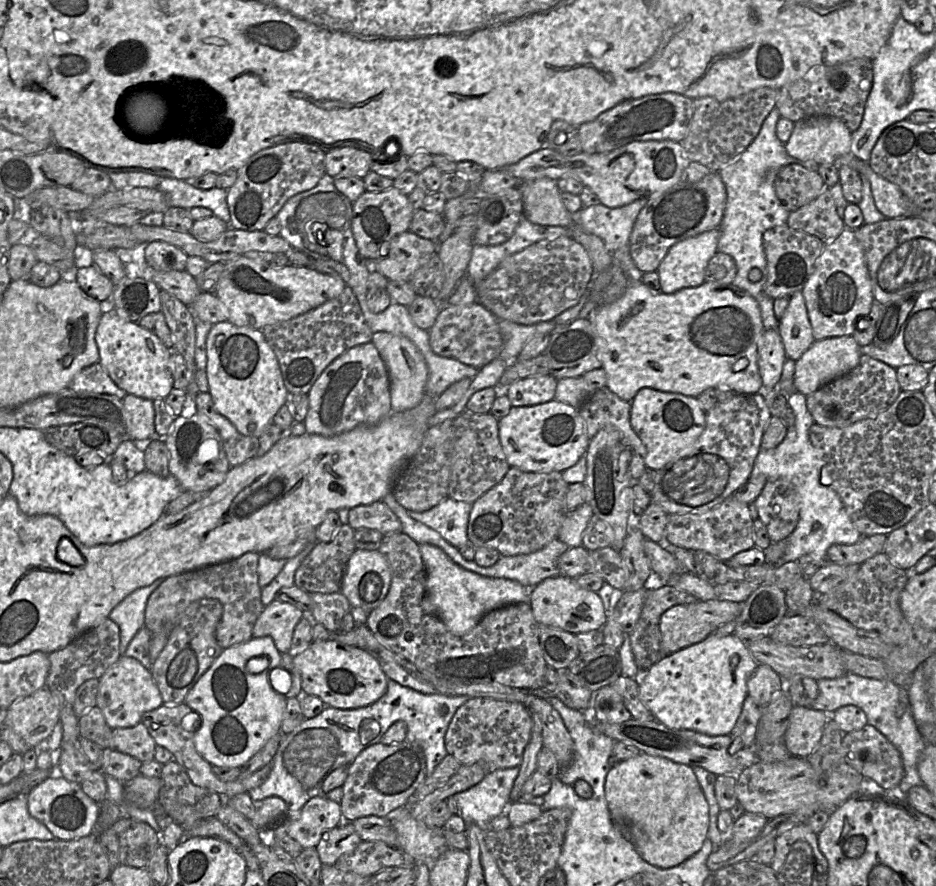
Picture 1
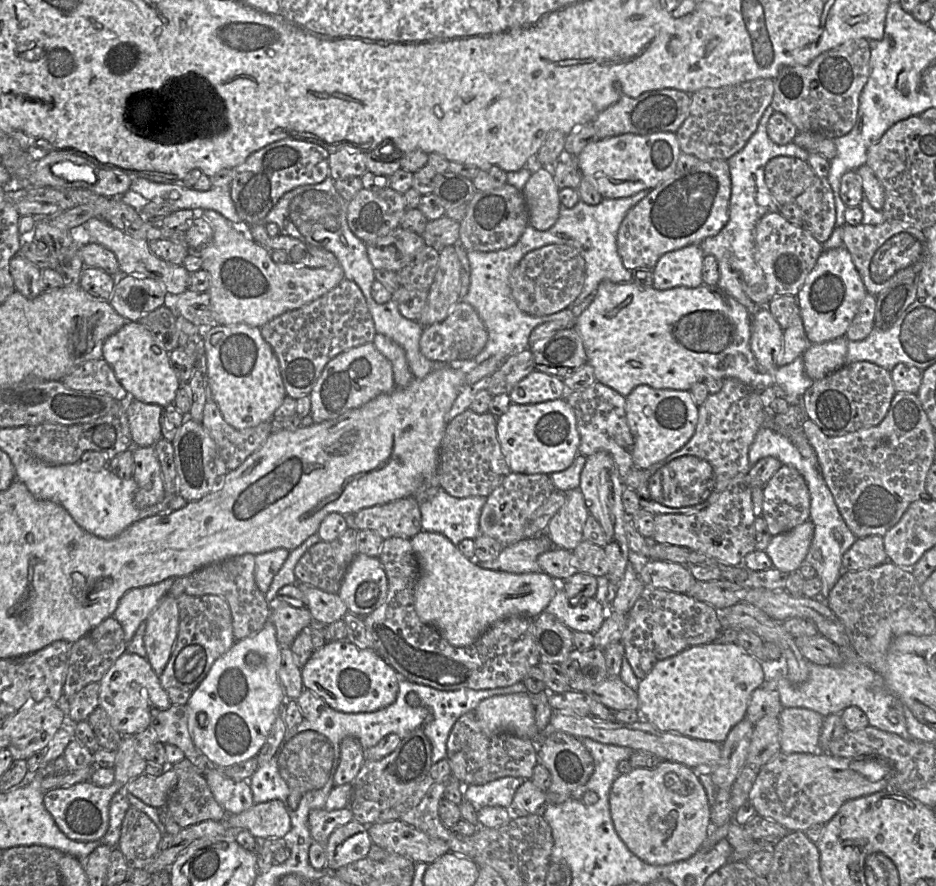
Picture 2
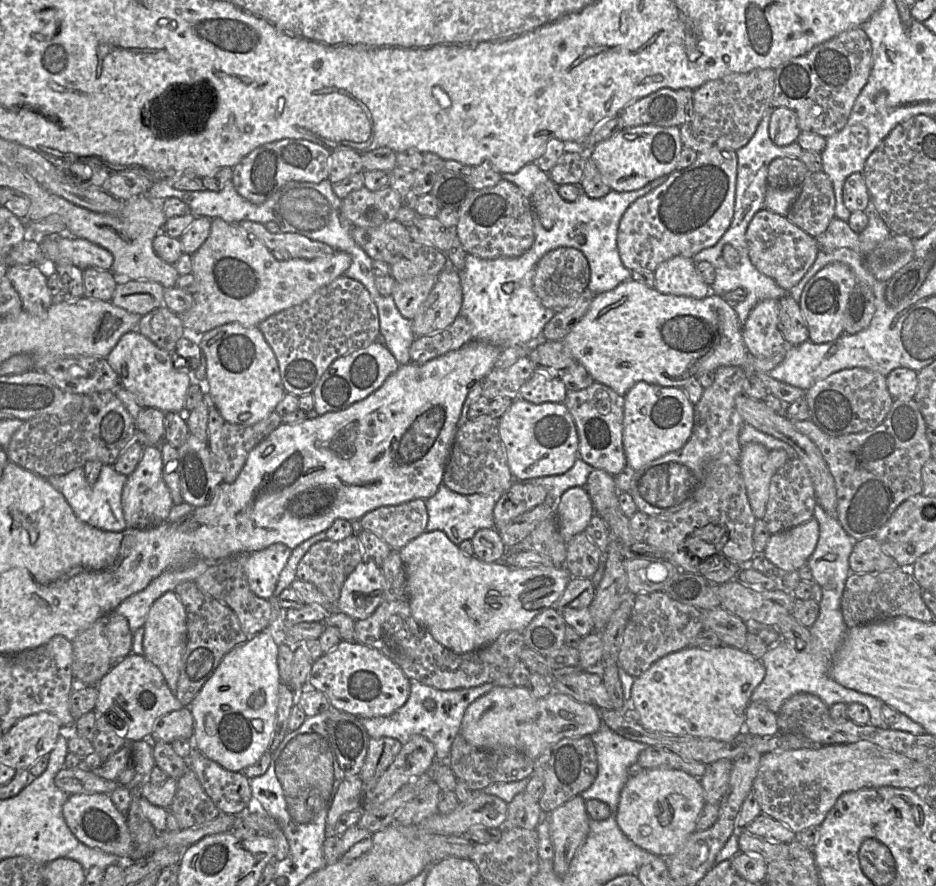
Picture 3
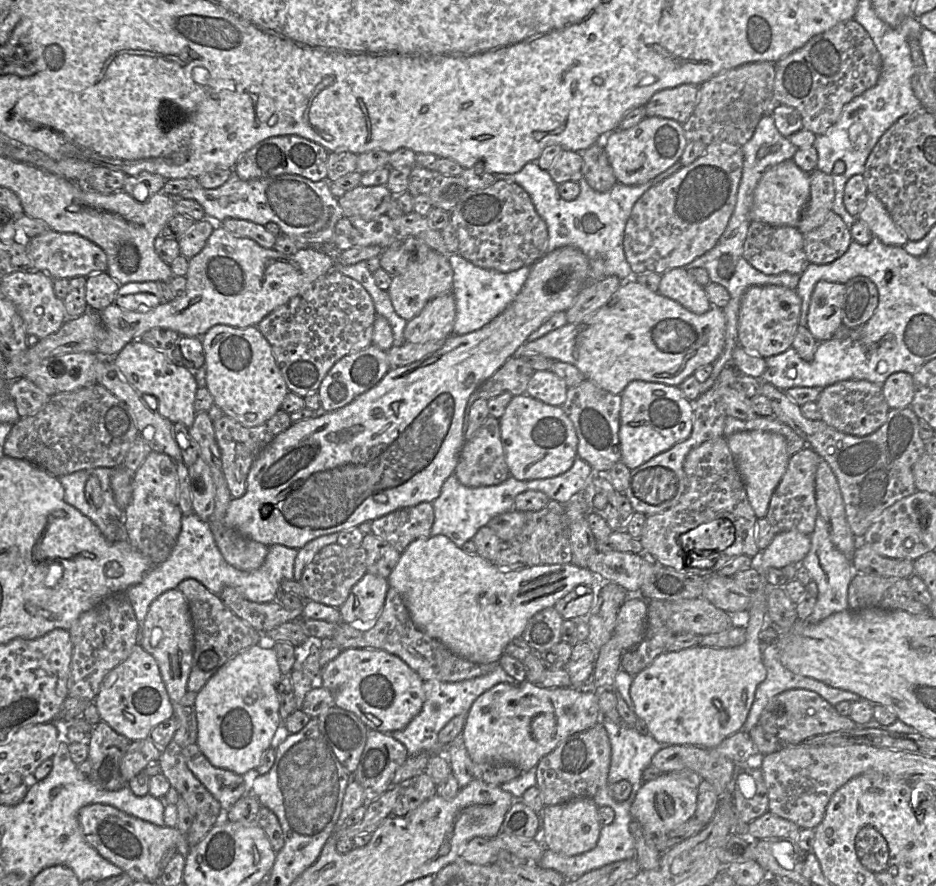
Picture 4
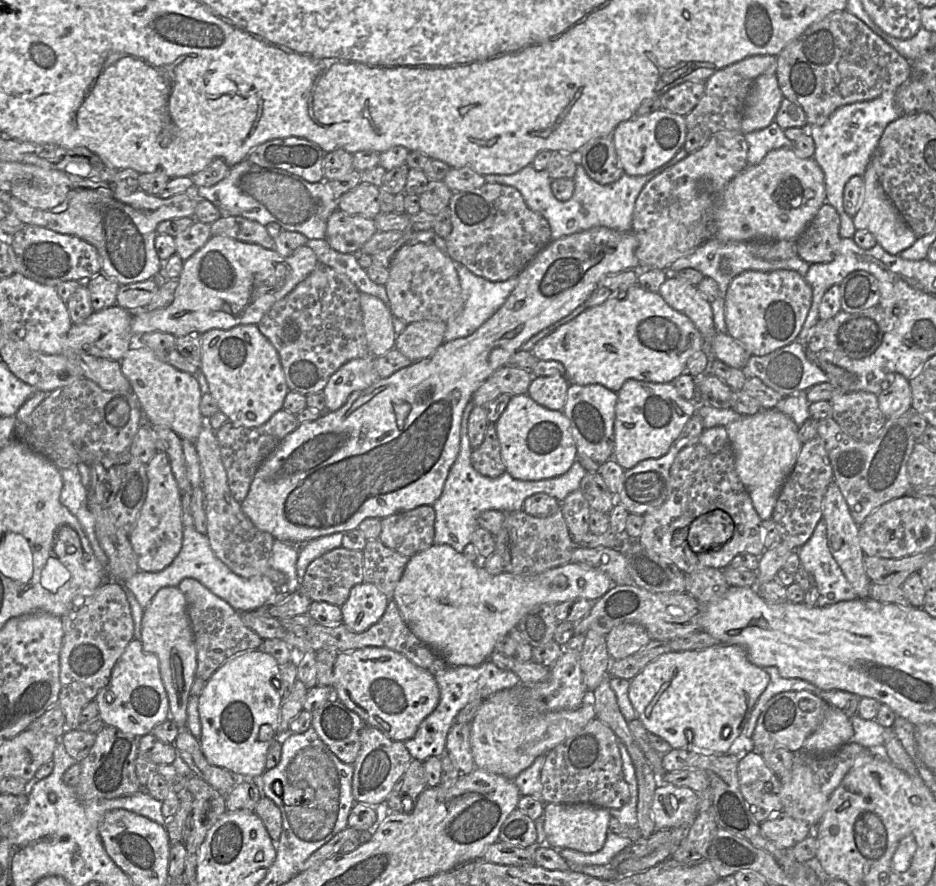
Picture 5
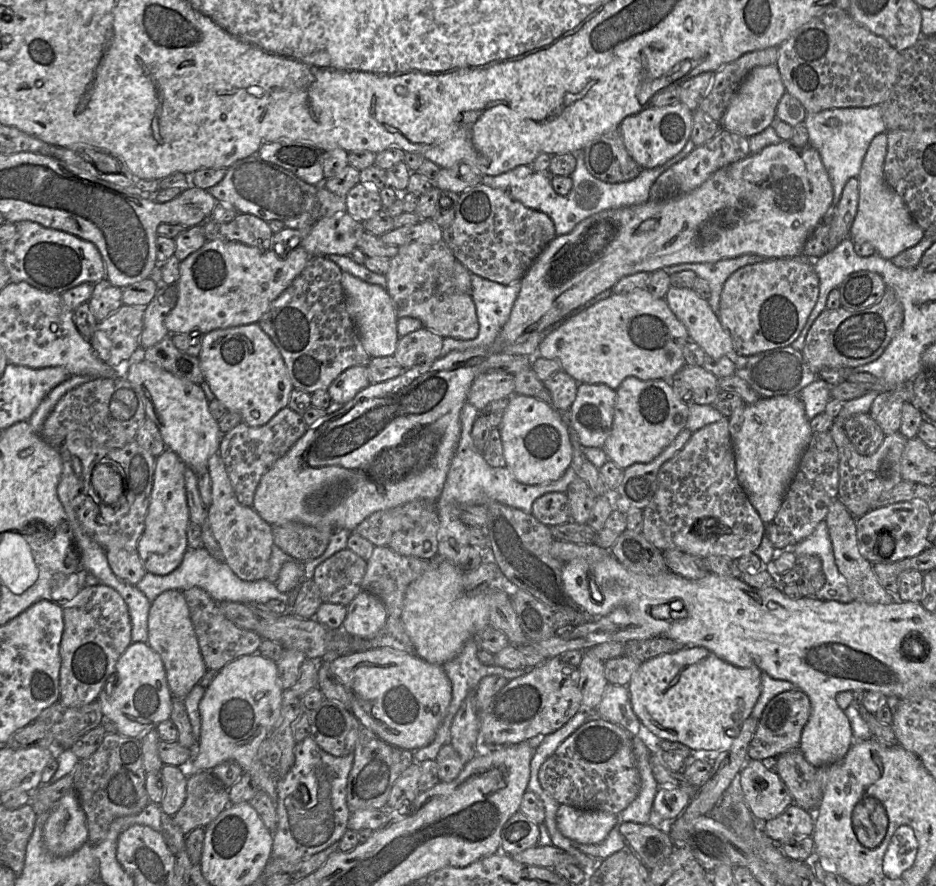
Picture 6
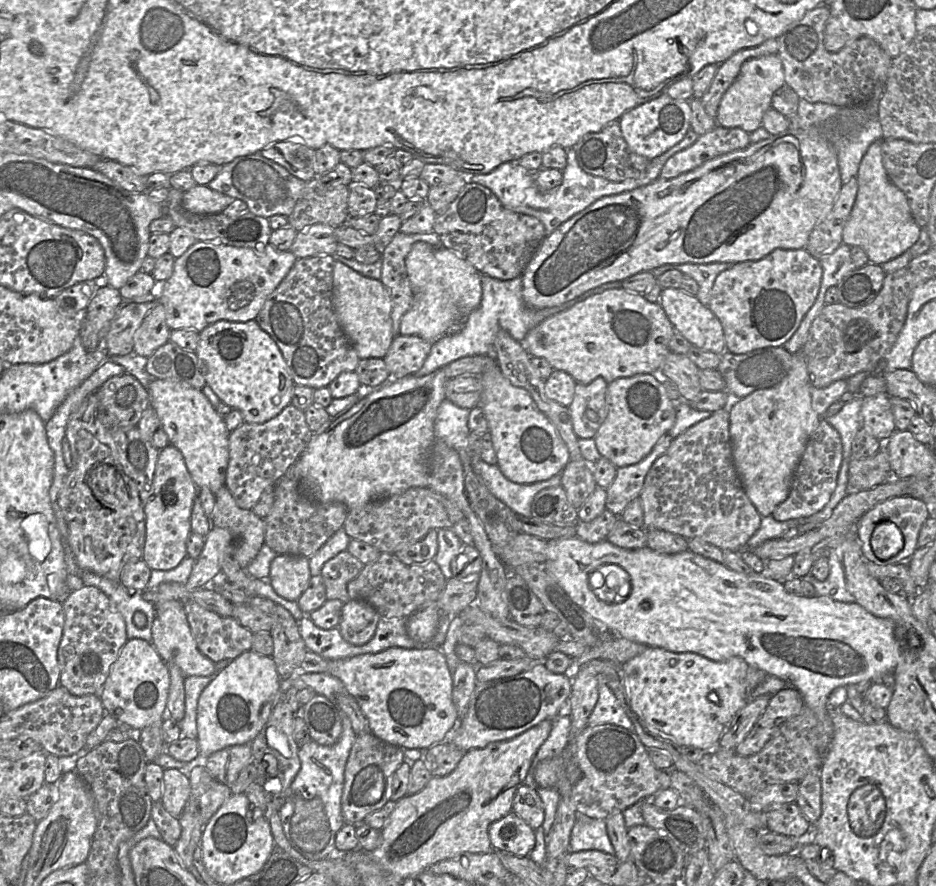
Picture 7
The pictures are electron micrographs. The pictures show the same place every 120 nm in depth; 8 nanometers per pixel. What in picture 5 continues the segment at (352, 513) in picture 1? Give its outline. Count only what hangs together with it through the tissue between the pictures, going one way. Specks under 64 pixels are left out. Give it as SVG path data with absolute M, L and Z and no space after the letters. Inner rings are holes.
M422 505L381 519L380 540L386 547L412 557L434 544L435 511Z

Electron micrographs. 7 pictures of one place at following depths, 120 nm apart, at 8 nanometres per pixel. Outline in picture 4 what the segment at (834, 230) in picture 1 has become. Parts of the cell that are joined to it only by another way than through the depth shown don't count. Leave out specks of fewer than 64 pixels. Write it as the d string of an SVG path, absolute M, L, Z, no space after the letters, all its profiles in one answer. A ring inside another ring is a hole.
M820 170L809 173L810 197L796 225L802 233L821 226L832 210L835 189L832 177Z

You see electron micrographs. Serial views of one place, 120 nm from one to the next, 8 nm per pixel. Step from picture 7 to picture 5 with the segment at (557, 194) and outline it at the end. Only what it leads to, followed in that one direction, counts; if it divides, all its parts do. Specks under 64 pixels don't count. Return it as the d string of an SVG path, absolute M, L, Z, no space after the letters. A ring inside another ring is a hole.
M682 147L666 164L643 176L622 175L616 182L601 185L592 180L581 164L577 163L573 177L575 189L568 201L558 200L552 193L552 179L546 170L537 171L531 164L513 174L483 175L487 183L499 183L515 187L523 196L526 205L534 212L542 215L549 223L551 240L602 226L619 232L632 231L632 216L635 201L643 187L655 176L677 164L688 155Z

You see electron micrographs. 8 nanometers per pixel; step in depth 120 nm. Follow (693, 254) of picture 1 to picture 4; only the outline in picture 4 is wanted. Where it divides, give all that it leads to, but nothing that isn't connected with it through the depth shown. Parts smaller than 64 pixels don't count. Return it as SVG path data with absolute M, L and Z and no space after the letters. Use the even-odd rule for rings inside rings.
M684 267L663 273L657 291L695 314L704 314L712 307L704 287Z

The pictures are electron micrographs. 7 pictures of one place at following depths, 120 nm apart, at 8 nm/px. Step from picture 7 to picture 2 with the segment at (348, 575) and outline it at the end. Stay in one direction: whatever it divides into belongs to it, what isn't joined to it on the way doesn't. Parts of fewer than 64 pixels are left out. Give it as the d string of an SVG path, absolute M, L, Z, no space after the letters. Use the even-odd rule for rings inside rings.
M348 527L336 539L312 545L295 566L297 582L338 594L344 576L358 554L357 535L357 529Z

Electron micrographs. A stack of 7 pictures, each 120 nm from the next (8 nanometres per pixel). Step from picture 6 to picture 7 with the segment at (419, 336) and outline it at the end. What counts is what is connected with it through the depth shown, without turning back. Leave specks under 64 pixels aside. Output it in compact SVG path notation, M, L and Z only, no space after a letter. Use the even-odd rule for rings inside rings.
M400 335L393 338L383 357L391 379L415 375L430 353L432 344L415 335Z

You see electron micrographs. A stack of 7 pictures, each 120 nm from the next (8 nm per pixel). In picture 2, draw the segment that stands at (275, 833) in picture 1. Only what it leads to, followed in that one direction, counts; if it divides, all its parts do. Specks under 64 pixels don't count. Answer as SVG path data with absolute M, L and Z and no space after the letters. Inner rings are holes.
M349 807L332 811L314 809L310 811L308 820L313 841L325 843L336 828L353 820L353 813Z

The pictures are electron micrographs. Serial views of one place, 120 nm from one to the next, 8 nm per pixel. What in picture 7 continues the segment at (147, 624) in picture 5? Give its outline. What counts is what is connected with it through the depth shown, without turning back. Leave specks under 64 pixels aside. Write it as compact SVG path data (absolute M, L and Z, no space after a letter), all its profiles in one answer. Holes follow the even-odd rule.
M169 600L158 604L151 632L152 644L160 657L178 666L185 677L215 675L215 663L198 649L182 602Z

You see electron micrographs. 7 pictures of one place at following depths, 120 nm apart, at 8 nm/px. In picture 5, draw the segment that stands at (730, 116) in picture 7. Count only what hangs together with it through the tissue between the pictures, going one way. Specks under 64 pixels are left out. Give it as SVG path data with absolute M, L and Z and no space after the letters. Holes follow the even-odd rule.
M776 74L757 77L746 100L741 132L748 134L770 125L783 98Z

